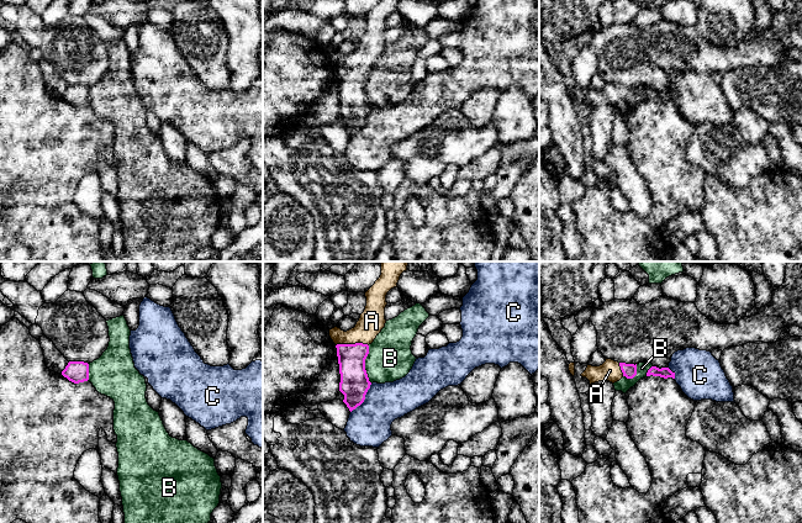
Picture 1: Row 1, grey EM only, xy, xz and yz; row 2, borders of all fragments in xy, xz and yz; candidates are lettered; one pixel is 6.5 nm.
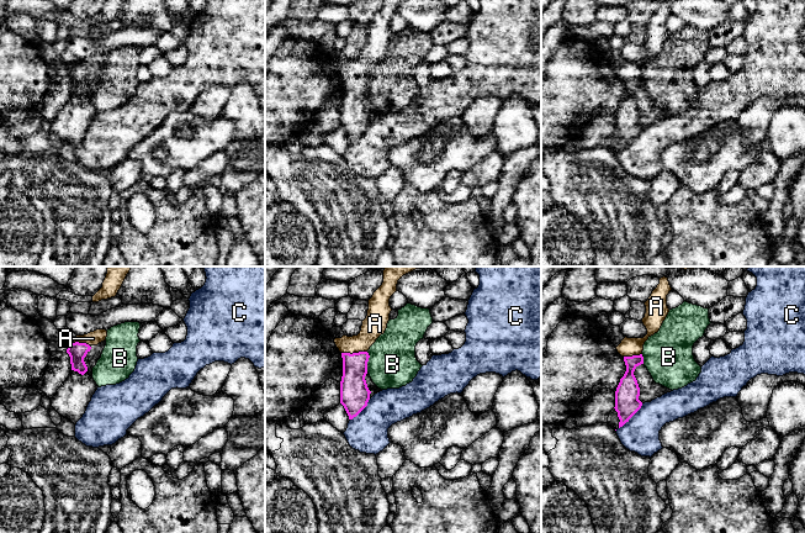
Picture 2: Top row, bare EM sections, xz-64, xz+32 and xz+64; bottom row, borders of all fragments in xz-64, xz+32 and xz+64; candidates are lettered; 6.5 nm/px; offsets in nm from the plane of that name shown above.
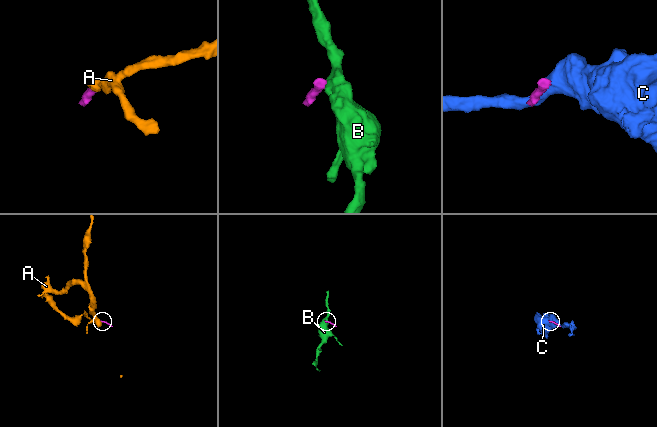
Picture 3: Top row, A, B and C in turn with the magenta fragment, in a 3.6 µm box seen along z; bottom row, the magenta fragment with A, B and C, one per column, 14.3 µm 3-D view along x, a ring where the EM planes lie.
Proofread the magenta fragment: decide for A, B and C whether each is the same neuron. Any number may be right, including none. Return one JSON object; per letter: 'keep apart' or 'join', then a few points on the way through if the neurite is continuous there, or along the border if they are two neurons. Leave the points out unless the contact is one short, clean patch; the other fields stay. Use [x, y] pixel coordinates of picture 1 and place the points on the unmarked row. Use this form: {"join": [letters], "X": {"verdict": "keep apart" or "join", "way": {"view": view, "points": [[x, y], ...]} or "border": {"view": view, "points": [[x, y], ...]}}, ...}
{"join": ["A"], "A": {"verdict": "join", "way": {"view": "xz", "points": [[354, 106], [352, 68], [372, 45]]}}, "B": {"verdict": "keep apart", "border": {"view": "xz", "points": [[368, 69], [365, 96], [372, 106]]}}, "C": {"verdict": "keep apart"}}

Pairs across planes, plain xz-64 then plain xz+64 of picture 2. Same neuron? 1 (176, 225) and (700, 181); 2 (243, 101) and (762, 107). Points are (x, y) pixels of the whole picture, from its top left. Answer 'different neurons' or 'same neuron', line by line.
1: different neurons
2: different neurons

